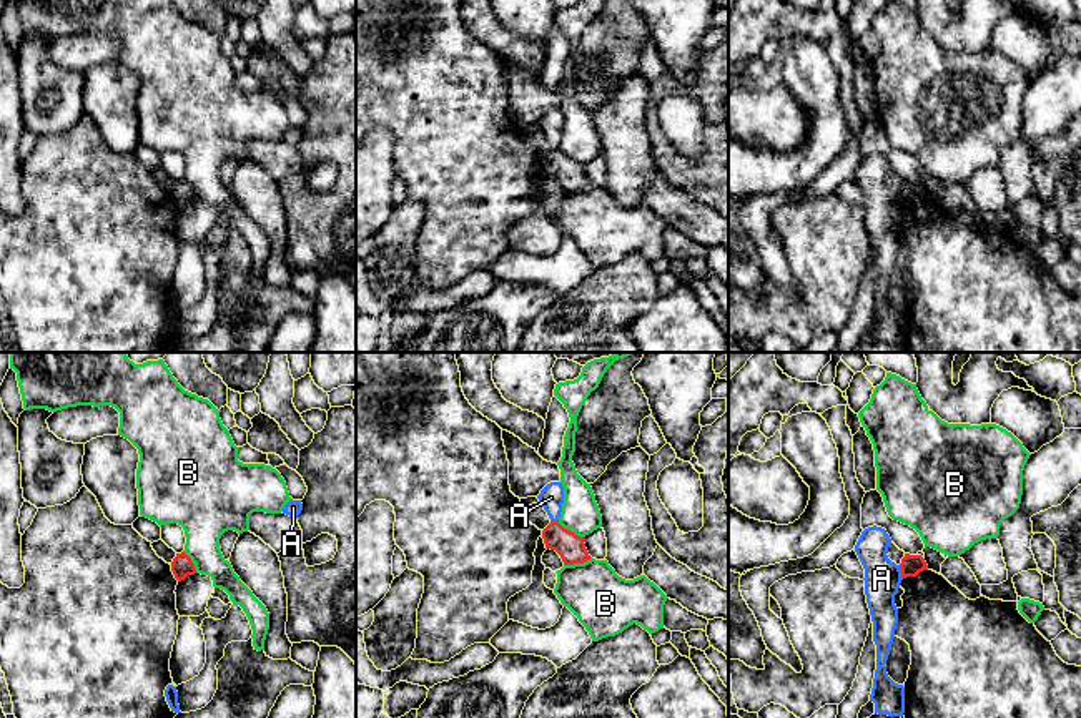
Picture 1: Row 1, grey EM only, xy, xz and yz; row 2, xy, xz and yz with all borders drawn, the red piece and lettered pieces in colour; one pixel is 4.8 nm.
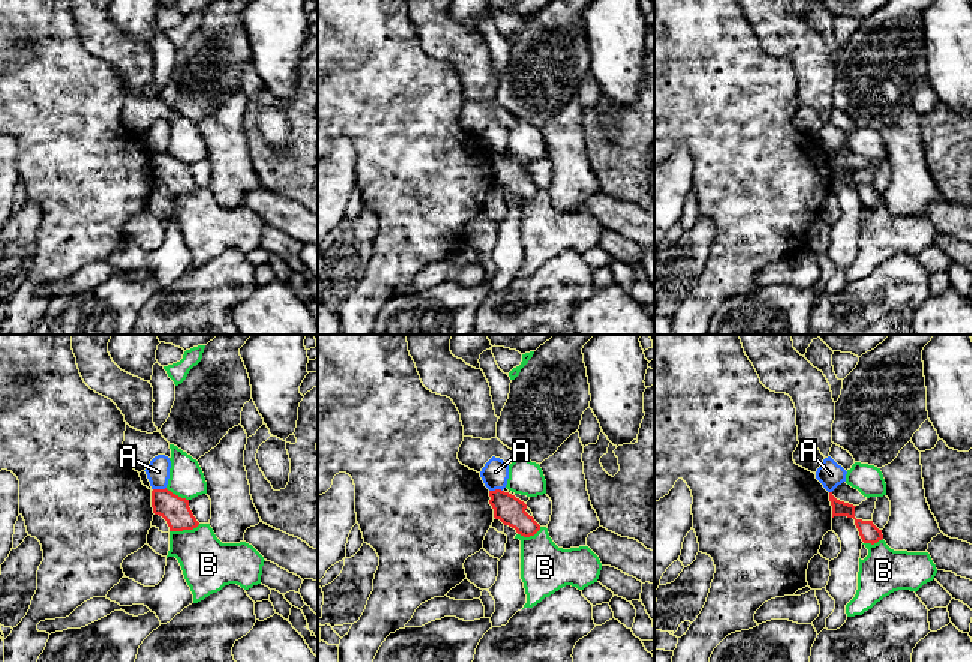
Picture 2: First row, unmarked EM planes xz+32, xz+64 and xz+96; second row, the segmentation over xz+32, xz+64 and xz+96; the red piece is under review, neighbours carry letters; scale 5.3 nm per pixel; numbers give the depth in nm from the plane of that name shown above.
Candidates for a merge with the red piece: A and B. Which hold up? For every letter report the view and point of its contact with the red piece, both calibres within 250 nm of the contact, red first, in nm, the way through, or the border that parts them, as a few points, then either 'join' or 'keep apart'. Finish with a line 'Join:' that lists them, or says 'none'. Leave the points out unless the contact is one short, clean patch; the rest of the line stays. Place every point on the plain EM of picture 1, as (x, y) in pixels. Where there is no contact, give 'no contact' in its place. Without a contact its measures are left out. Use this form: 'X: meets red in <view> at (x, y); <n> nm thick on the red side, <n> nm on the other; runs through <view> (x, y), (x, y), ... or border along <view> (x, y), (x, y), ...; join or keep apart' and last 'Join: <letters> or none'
A: meets red in yz at (902, 200); 100 nm thick on the red side, 180 nm on the other; border along yz (898, 193), (902, 206); keep apart
B: meets red in xz at (577, 190); 140 nm thick on the red side, 300 nm on the other; keep apart
Join: none

